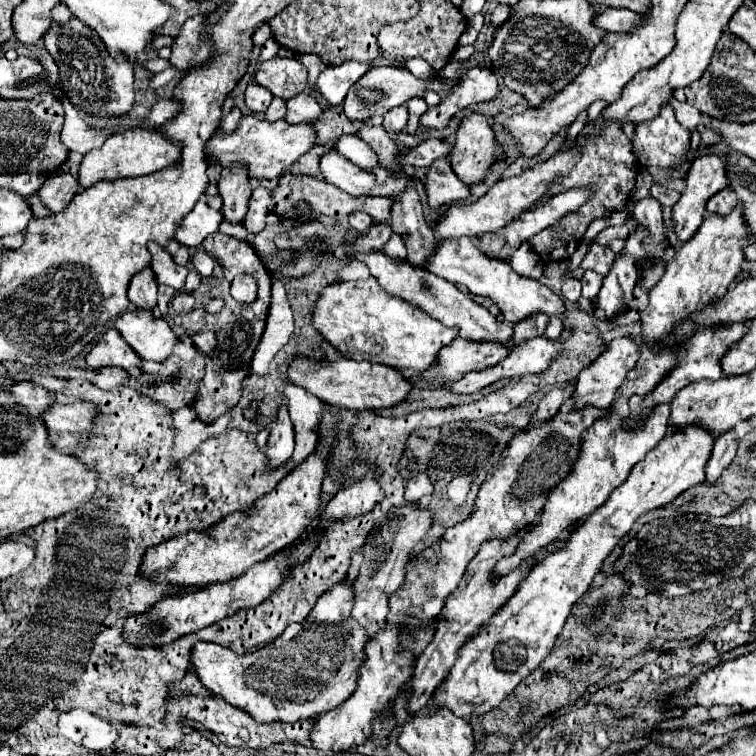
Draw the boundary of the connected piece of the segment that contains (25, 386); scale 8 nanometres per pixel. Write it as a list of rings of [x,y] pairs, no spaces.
[[[19,382],[11,386],[11,392],[15,396],[15,402],[29,408],[29,414],[39,416],[37,412],[45,412],[49,406],[55,404],[53,400],[53,392],[49,392],[47,388],[33,384],[33,382]]]

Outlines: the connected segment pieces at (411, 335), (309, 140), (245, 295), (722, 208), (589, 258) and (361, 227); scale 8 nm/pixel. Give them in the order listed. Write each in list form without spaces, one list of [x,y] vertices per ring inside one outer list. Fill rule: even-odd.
[[[375,278],[327,286],[315,304],[313,324],[331,346],[349,352],[355,360],[379,362],[397,370],[413,368],[413,372],[437,364],[441,348],[457,338],[457,328],[447,328],[421,308],[385,292]]]
[[[243,116],[237,130],[231,134],[215,132],[207,144],[209,158],[221,168],[231,168],[235,164],[245,164],[251,178],[279,178],[301,154],[305,154],[315,144],[315,132],[311,124],[289,124],[287,120],[259,120],[257,116]]]
[[[239,274],[235,276],[235,280],[231,282],[231,296],[237,300],[237,302],[253,302],[255,300],[255,294],[257,294],[257,284],[251,276],[247,274]]]
[[[729,186],[723,188],[721,192],[717,192],[715,196],[709,198],[707,202],[707,214],[711,212],[719,212],[719,214],[729,214],[737,204],[737,196],[733,196],[733,192],[729,192]]]
[[[615,240],[615,242],[607,244],[607,246],[599,246],[599,244],[593,242],[593,244],[589,246],[589,250],[587,250],[583,262],[581,262],[581,268],[585,268],[585,270],[593,268],[595,272],[607,274],[609,268],[613,266],[613,260],[615,260],[617,256],[621,256],[621,254],[623,254],[623,244],[621,244],[621,240]]]
[[[361,210],[349,214],[349,226],[351,226],[353,230],[357,230],[357,232],[367,232],[367,230],[371,228],[371,224],[373,224],[371,216],[365,214],[365,212],[361,212]]]

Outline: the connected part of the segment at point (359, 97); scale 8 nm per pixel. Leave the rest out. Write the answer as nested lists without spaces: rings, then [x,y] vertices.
[[[381,66],[381,68],[371,68],[367,70],[347,92],[345,102],[343,102],[343,112],[351,120],[367,120],[371,116],[383,116],[395,106],[407,104],[409,98],[413,96],[423,96],[425,90],[435,90],[443,92],[445,90],[445,80],[435,78],[435,80],[419,80],[415,78],[407,68],[393,68],[393,66]]]

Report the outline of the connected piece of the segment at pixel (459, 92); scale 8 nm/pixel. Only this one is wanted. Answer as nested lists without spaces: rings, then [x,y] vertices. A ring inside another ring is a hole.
[[[469,68],[455,90],[441,100],[439,106],[429,108],[421,116],[421,124],[427,128],[443,130],[451,122],[451,118],[467,106],[491,102],[499,94],[497,76],[487,68]]]

